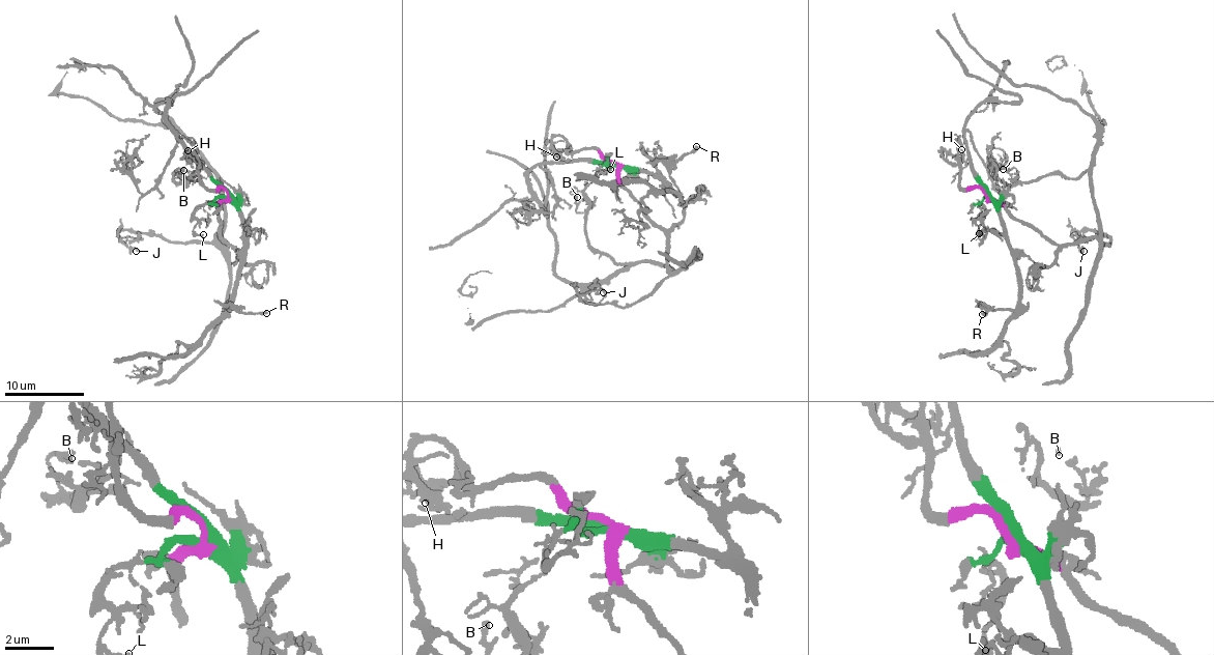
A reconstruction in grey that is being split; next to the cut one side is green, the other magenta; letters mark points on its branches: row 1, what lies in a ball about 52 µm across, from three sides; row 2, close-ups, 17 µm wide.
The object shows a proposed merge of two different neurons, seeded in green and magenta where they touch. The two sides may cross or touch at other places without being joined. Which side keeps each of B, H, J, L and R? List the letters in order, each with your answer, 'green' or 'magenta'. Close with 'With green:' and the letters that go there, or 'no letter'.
B: magenta
H: magenta
J: magenta
L: green
R: green
With green: L, R

